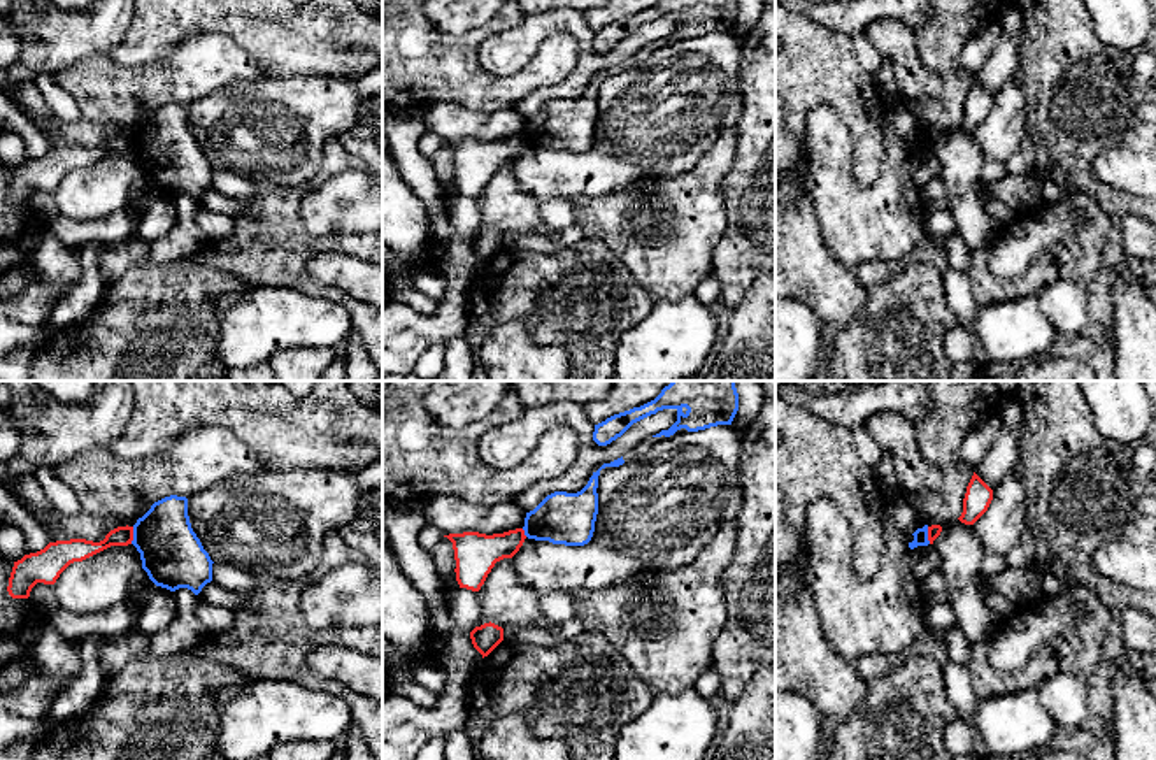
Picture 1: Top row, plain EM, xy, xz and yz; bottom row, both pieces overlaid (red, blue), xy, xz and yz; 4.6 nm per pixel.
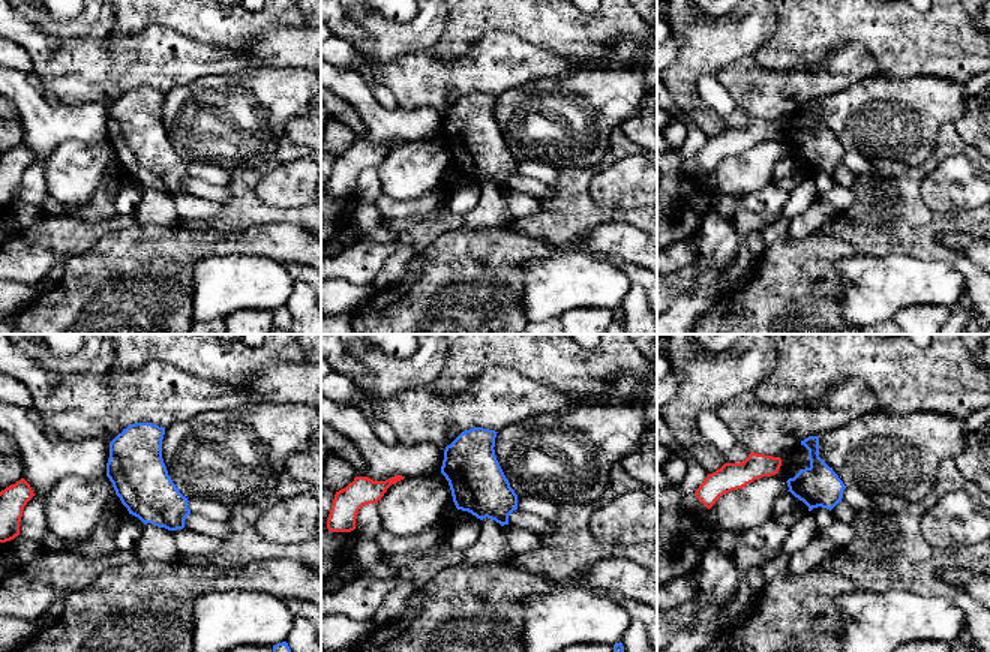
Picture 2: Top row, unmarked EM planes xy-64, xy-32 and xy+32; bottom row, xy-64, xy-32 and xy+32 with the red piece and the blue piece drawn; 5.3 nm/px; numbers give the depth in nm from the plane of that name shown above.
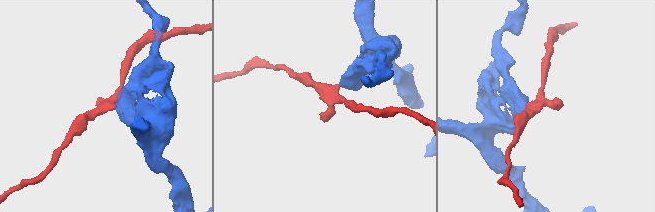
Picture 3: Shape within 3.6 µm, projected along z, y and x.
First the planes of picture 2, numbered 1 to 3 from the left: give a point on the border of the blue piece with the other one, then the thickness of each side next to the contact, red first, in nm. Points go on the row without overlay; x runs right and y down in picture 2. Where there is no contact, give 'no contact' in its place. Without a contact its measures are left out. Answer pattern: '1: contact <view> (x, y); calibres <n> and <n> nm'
1: no contact
2: no contact
3: no contact

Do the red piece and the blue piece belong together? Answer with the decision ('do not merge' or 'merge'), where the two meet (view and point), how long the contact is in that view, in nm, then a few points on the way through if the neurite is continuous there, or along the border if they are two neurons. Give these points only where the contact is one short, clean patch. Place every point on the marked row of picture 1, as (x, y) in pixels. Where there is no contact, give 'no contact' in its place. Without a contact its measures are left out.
do not merge; contact xy (132, 536); length 80 nm; border xy (134, 527), (130, 543)

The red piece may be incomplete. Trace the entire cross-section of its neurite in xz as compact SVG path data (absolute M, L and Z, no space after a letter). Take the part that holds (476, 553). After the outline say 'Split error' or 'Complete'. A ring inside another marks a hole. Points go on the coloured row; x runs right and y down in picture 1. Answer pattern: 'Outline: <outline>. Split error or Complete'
Outline: M523 528L503 534L463 532L444 535L453 542L460 588L479 592L496 562L512 558L523 546Z. Complete

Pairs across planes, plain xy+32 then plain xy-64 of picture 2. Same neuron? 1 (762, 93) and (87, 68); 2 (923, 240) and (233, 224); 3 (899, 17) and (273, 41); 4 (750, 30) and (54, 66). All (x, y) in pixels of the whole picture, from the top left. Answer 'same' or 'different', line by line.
1: same
2: same
3: different
4: different

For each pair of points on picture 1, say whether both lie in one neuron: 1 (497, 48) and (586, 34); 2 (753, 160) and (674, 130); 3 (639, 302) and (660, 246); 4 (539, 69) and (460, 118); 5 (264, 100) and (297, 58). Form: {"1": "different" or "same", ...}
{"1": "same", "2": "different", "3": "different", "4": "different", "5": "different"}

